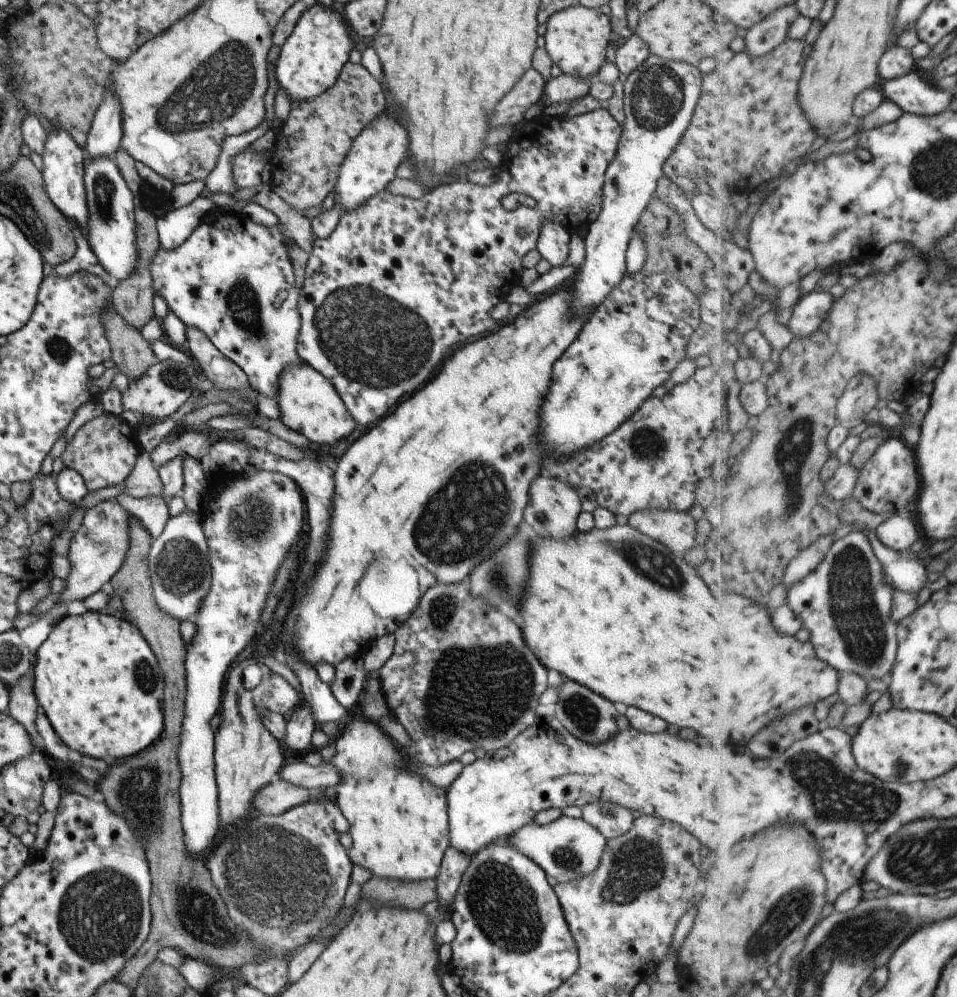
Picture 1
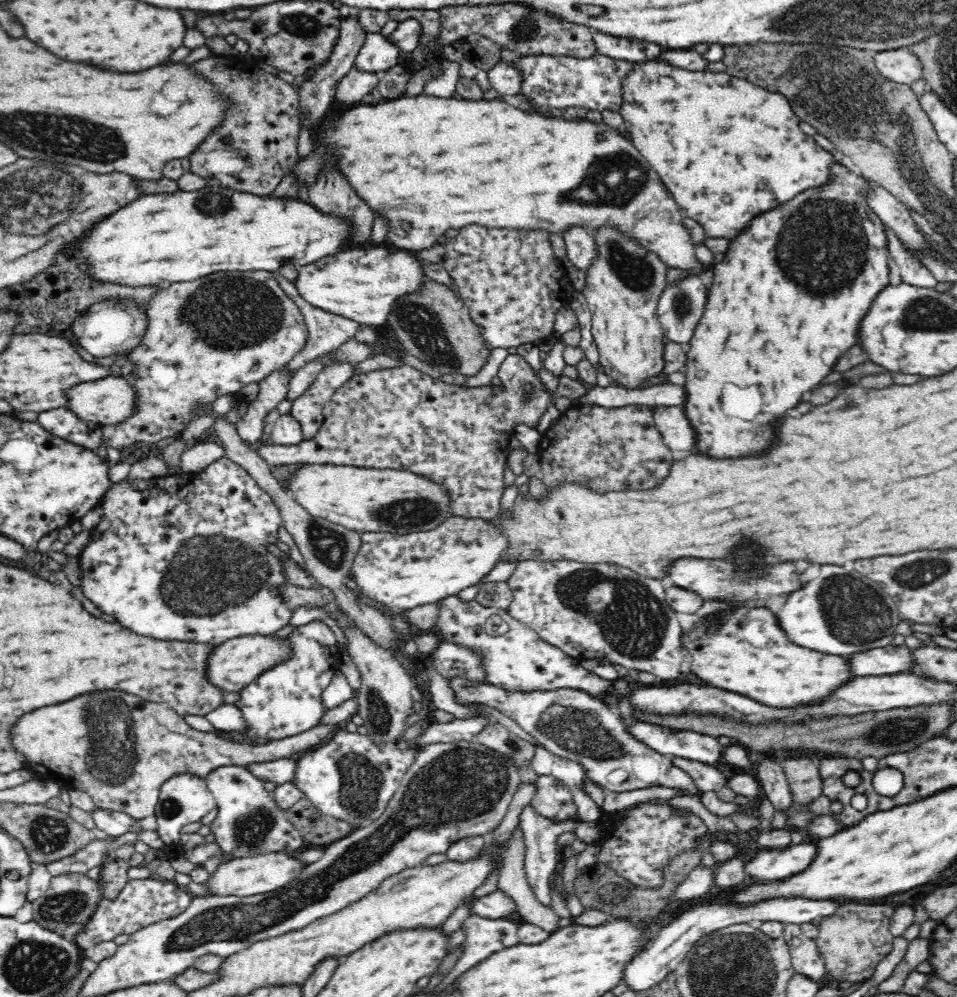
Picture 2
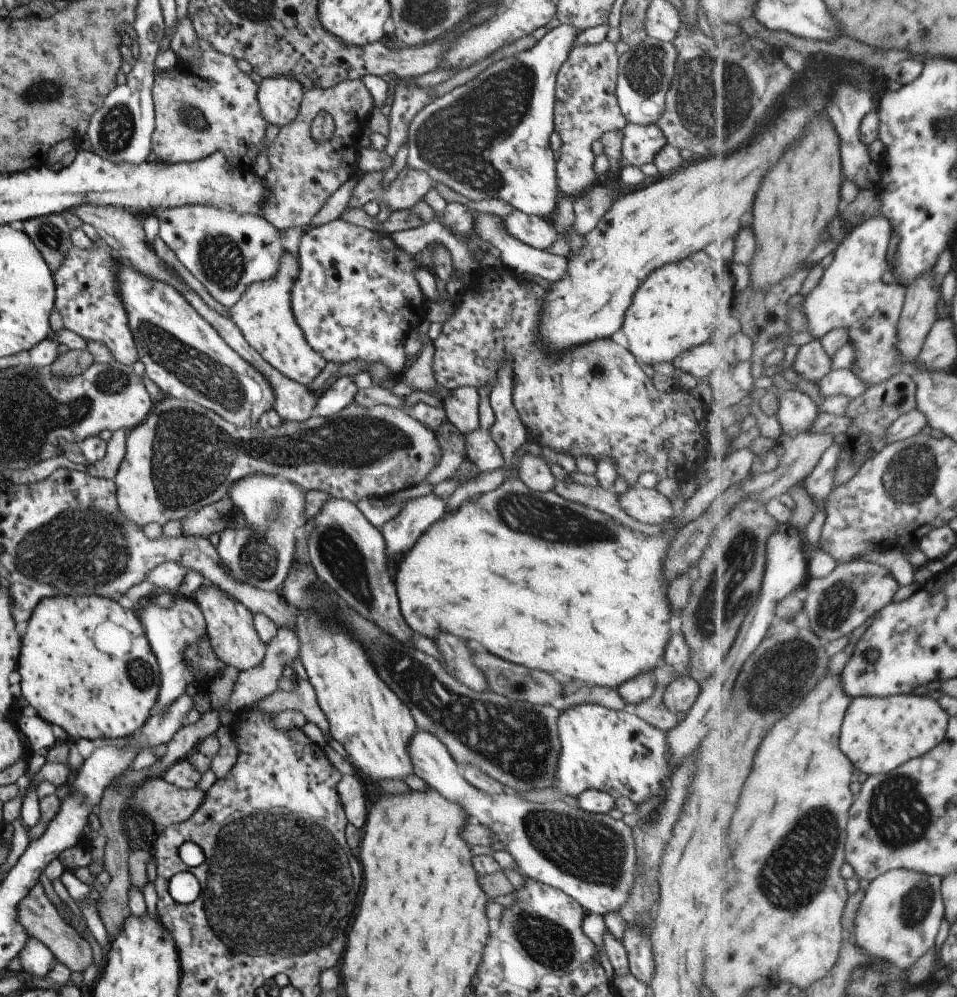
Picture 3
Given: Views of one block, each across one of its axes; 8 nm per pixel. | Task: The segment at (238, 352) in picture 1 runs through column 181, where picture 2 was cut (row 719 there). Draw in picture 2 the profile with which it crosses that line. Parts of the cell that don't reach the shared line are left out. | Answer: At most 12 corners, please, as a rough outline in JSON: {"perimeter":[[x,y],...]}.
{"perimeter":[[315,619],[285,638],[288,658],[242,688],[240,744],[318,726],[336,674],[336,634]]}

